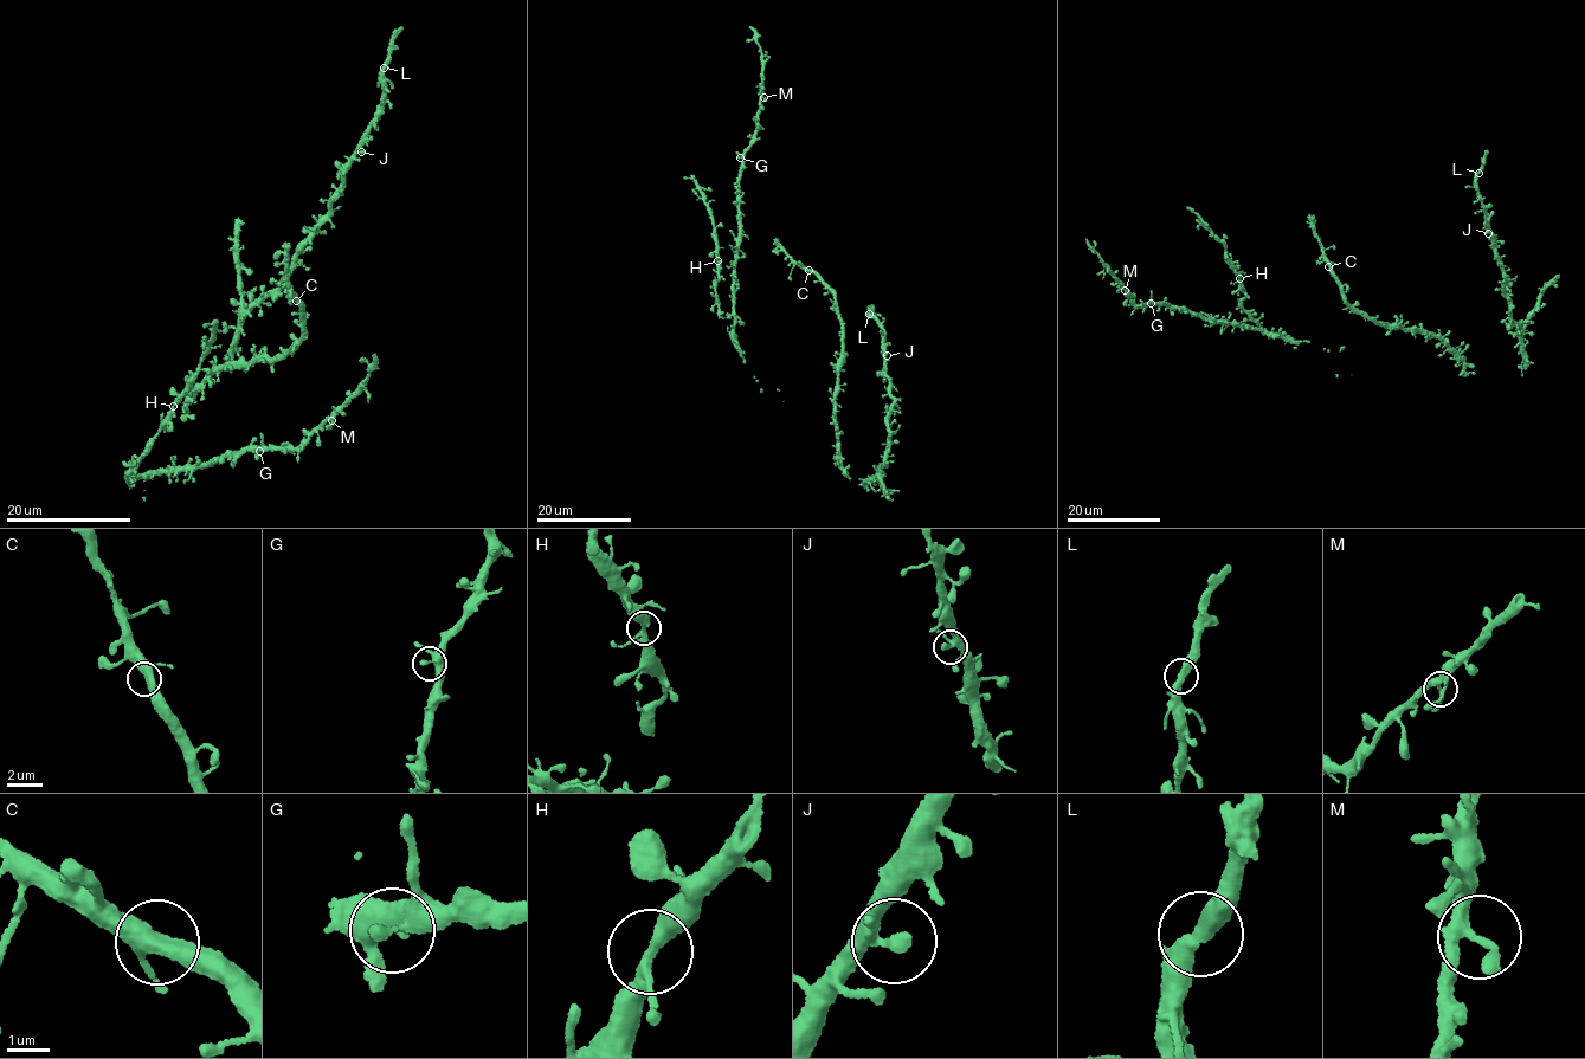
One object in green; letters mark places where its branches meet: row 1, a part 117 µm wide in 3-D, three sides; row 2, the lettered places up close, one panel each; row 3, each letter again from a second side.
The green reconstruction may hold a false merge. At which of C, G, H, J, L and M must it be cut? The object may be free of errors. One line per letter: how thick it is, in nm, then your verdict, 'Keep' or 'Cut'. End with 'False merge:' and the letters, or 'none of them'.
C: Thickness 400 nm. Keep
G: Thickness 320 nm. Keep
H: Thickness 280 nm. Keep
J: Thickness 240 nm. Keep
L: Thickness 400 nm. Keep
M: Thickness 280 nm. Keep
False merge: none of them

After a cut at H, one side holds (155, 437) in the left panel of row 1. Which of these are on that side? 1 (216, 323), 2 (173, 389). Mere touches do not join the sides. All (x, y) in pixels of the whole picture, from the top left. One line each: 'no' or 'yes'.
1: no
2: no

